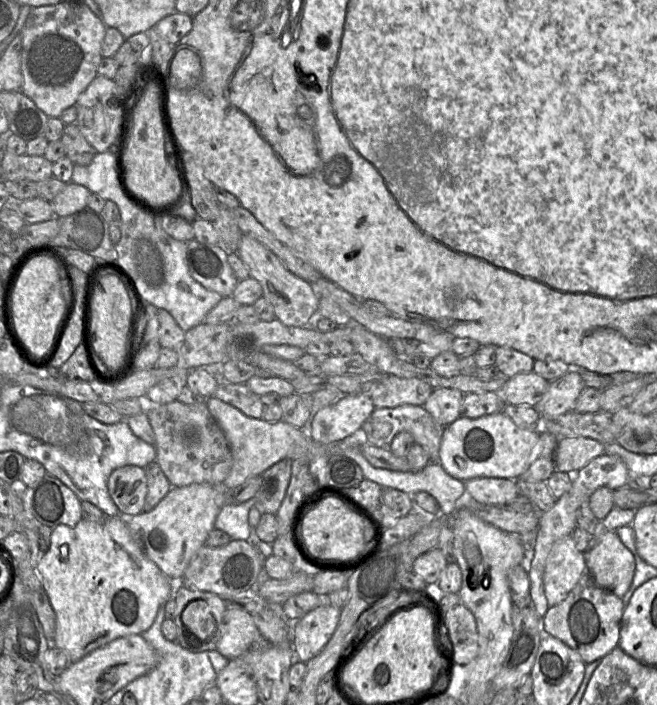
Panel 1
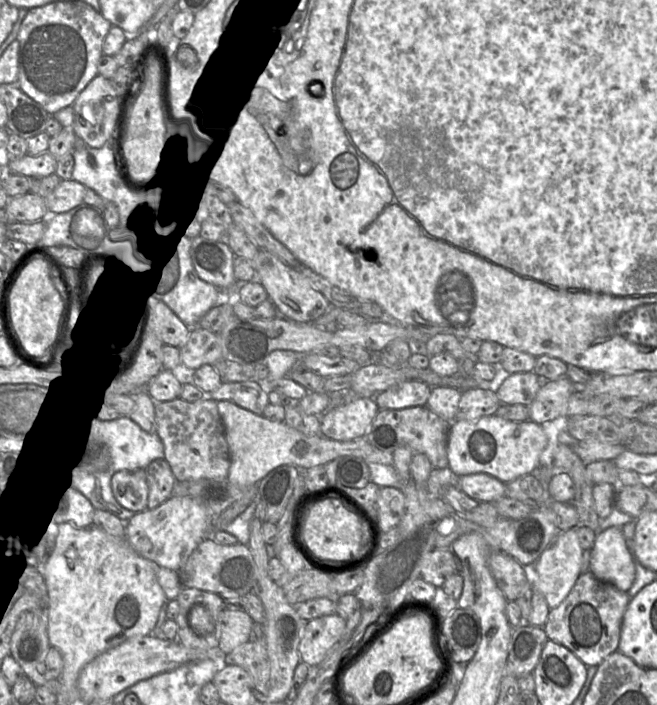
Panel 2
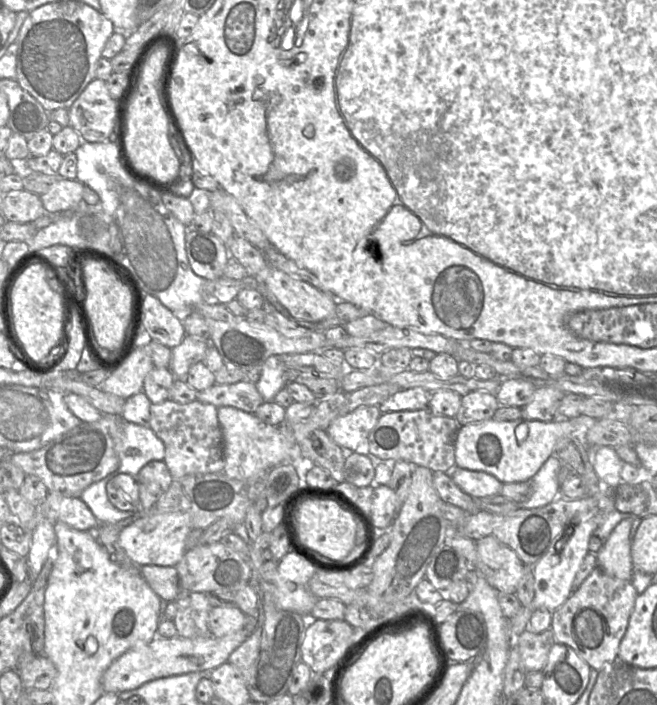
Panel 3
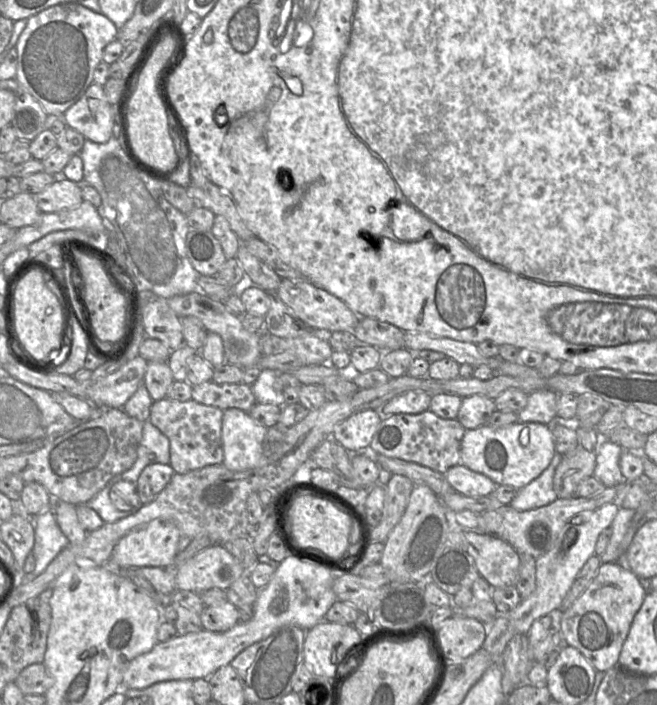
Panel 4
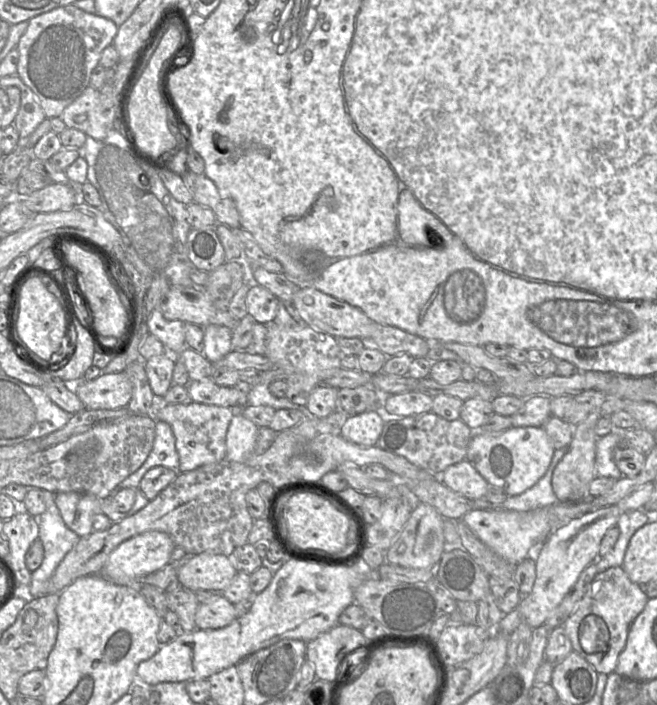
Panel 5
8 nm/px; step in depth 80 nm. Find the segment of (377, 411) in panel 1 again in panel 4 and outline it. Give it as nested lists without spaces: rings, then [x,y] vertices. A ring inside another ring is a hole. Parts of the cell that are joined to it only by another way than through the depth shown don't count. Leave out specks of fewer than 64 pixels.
[[[430,409],[419,414],[393,414],[381,421],[369,449],[377,456],[414,462],[445,474],[460,463],[460,446],[465,432],[457,418],[444,419]]]

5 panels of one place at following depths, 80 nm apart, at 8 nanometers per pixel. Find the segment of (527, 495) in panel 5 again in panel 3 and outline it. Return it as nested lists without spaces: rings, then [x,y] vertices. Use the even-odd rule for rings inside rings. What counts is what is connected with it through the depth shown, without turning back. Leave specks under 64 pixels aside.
[[[550,456],[538,472],[531,478],[532,496],[525,502],[518,503],[519,508],[535,509],[546,506],[560,496],[558,473],[562,462]]]

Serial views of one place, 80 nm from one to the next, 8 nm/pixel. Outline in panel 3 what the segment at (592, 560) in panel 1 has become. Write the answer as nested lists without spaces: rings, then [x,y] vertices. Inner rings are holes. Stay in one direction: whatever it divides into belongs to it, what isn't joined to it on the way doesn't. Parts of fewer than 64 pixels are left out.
[[[638,517],[619,522],[595,554],[598,568],[611,577],[625,581],[631,581],[634,574],[630,539],[633,518]]]

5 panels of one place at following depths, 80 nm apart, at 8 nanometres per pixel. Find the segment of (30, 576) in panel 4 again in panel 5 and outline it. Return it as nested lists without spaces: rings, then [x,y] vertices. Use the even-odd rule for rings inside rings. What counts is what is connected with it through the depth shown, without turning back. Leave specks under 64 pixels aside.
[[[43,490],[43,498],[46,510],[39,516],[33,517],[38,520],[38,539],[43,544],[44,558],[39,568],[31,573],[28,591],[19,592],[17,595],[25,598],[27,602],[48,594],[47,581],[65,555],[80,540],[80,537],[63,521],[55,503],[55,493]]]

